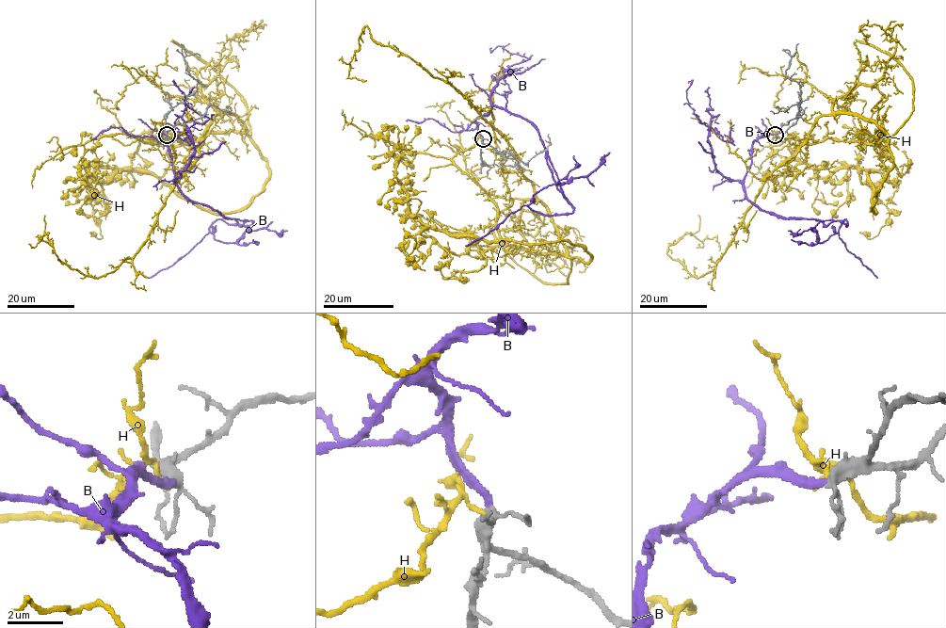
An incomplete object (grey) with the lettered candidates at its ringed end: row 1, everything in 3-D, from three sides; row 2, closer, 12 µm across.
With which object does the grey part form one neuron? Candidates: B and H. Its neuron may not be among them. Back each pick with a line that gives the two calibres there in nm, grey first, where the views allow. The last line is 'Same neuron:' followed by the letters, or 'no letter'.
B: Thickness 280 nm (grey) against 260 nm
Same neuron: B

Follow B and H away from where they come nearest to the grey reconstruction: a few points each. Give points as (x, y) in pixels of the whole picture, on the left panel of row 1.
B: (167, 134), (159, 137), (184, 195), (224, 217), (252, 221), (217, 219), (209, 231), (216, 240), (287, 231)
H: (165, 134), (245, 125), (216, 115), (148, 239), (112, 271), (84, 275), (55, 250)

